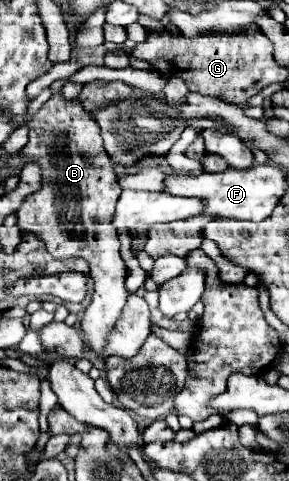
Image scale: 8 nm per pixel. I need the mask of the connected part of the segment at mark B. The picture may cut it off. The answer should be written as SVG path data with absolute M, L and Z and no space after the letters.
M54 93L32 117L28 129L30 141L22 149L22 157L24 163L36 163L44 169L44 189L32 193L32 197L20 205L18 225L22 231L40 237L54 259L68 259L68 255L74 255L88 261L96 291L82 317L80 329L88 345L100 355L130 295L124 287L126 265L120 257L120 241L112 225L116 197L120 197L122 189L114 165L102 147L100 127L78 99L64 99L62 93Z

